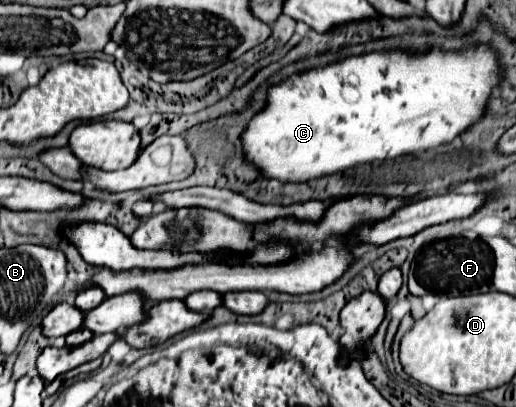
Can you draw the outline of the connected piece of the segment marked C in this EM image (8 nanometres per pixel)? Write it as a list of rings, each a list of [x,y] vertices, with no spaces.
[[[469,44],[467,52],[371,52],[351,56],[343,62],[309,70],[273,86],[265,110],[249,122],[243,134],[245,154],[265,176],[273,176],[281,182],[305,182],[323,174],[341,172],[359,162],[387,160],[441,146],[471,128],[485,114],[487,98],[499,80],[495,50],[487,46]]]

